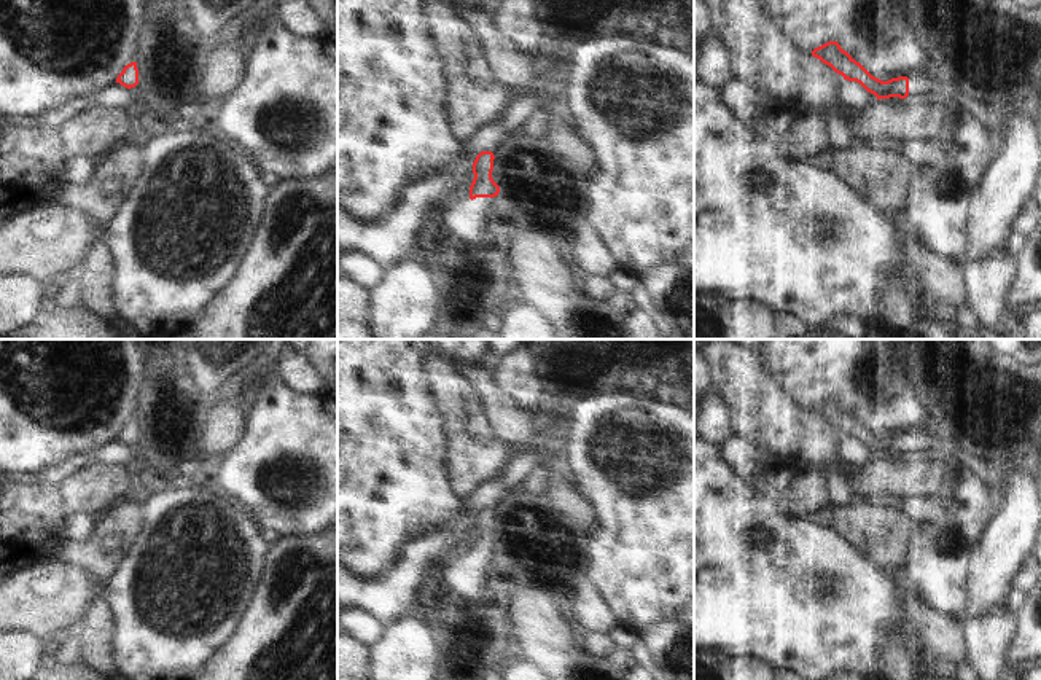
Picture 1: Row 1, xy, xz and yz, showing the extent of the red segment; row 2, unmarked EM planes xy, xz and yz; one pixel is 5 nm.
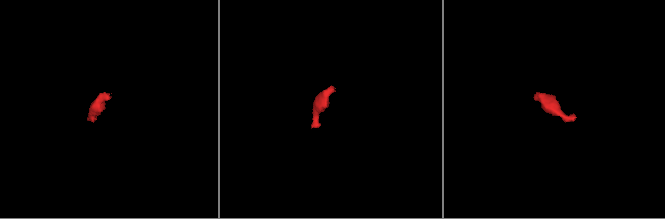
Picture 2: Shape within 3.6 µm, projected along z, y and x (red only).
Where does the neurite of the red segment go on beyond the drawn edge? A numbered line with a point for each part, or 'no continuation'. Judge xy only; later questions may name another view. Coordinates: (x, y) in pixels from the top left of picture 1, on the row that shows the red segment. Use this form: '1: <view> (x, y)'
1: xy (163, 70)

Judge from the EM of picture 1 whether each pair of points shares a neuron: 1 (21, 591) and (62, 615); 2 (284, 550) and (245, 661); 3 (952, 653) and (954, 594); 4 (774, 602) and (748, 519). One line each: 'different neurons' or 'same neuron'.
1: same neuron
2: same neuron
3: different neurons
4: same neuron

